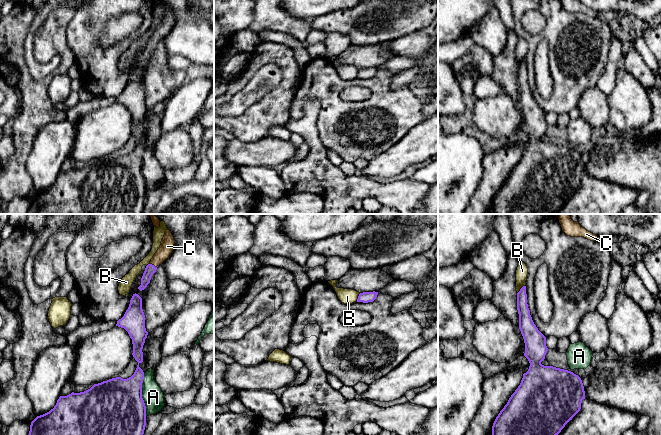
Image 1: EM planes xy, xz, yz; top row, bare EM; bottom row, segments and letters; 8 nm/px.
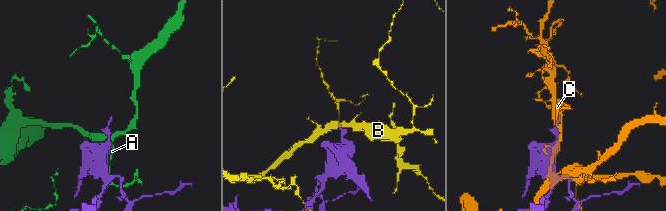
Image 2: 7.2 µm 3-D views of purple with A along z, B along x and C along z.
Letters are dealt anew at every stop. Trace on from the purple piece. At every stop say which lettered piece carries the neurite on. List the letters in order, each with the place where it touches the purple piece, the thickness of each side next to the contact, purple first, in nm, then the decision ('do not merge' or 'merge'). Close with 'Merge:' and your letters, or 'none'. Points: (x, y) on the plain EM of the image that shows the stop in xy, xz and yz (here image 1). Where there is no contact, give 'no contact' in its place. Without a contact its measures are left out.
A: xy (141, 171) | 500/170 nm | do not merge
B: xz (358, 73) | 90/130 nm | do not merge
C: xy (153, 41) | 90/120 nm | merge
Merge: C

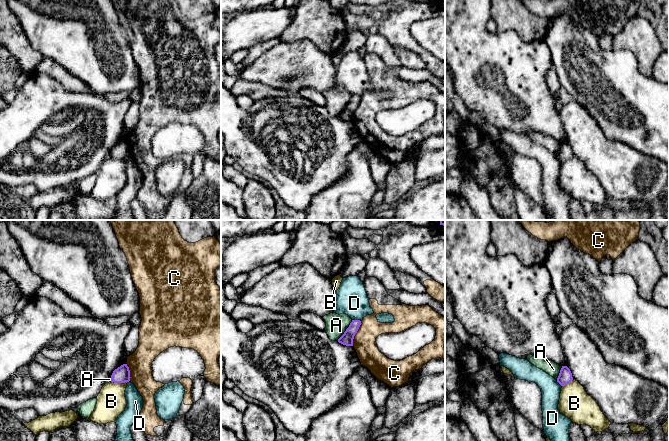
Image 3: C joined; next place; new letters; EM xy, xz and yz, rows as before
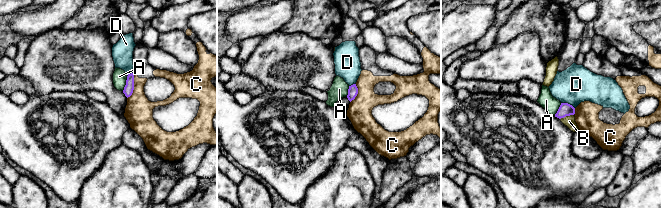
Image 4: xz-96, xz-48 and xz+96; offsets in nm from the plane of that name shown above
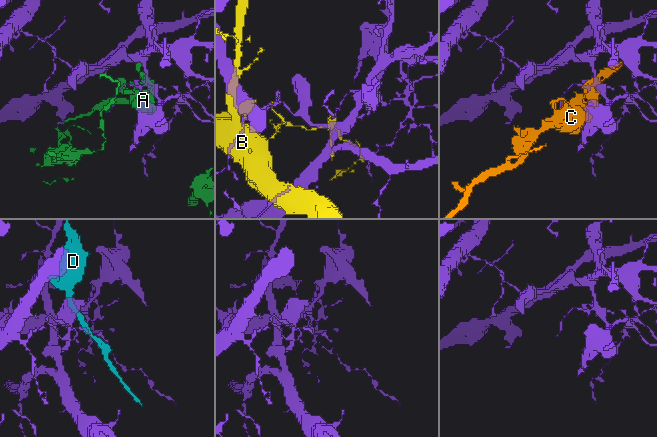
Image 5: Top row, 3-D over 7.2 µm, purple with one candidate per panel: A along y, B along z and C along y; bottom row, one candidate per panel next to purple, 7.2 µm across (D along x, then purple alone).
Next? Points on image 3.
A: xz (346, 106) | 100/170 nm | do not merge
B: xy (120, 158) | 130/240 nm | do not merge
C: xz (356, 108) | 100/180 nm | do not merge
D: xz (356, 96) | 100/260 nm | do not merge
Merge: none

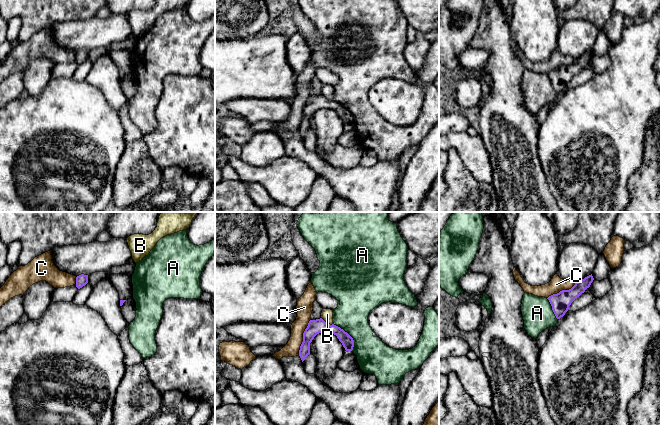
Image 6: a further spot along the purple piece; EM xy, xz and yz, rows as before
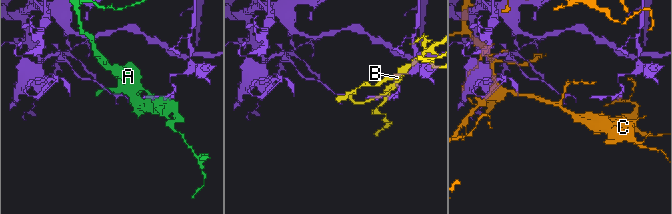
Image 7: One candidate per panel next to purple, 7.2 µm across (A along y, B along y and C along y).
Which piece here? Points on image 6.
A: xz (349, 111) | 110/280 nm | do not merge
B: xz (326, 98) | 120/100 nm | do not merge
C: xz (303, 113) | 120/130 nm | do not merge
Merge: none

